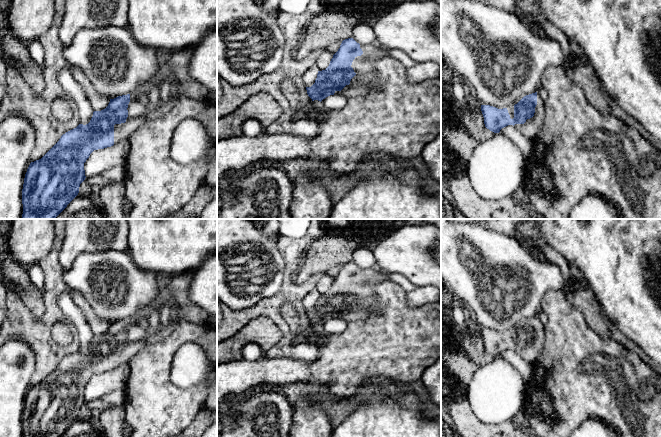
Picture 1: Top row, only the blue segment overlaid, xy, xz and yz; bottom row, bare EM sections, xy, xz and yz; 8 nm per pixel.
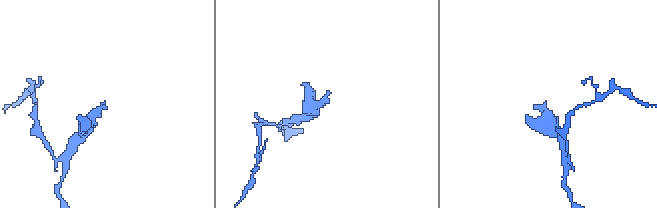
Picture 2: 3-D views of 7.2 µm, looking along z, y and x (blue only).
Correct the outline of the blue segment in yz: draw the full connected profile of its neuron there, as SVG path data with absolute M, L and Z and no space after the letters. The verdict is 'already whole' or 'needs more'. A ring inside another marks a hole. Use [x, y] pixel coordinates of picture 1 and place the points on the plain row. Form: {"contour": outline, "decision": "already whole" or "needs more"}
{"contour": "M537 316L524 320L517 328L508 332L481 329L487 353L499 357L502 352L513 349L529 364L537 363L540 359L544 333L545 327Z", "decision": "needs more"}

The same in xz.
{"contour": "M353 262L342 265L329 290L318 295L315 307L306 311L308 320L322 325L330 319L346 322L368 319L376 305L374 288L388 279L388 273L376 268L360 269Z", "decision": "needs more"}

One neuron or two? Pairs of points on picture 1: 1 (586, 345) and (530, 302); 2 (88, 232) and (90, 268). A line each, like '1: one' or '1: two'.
1: two
2: two

